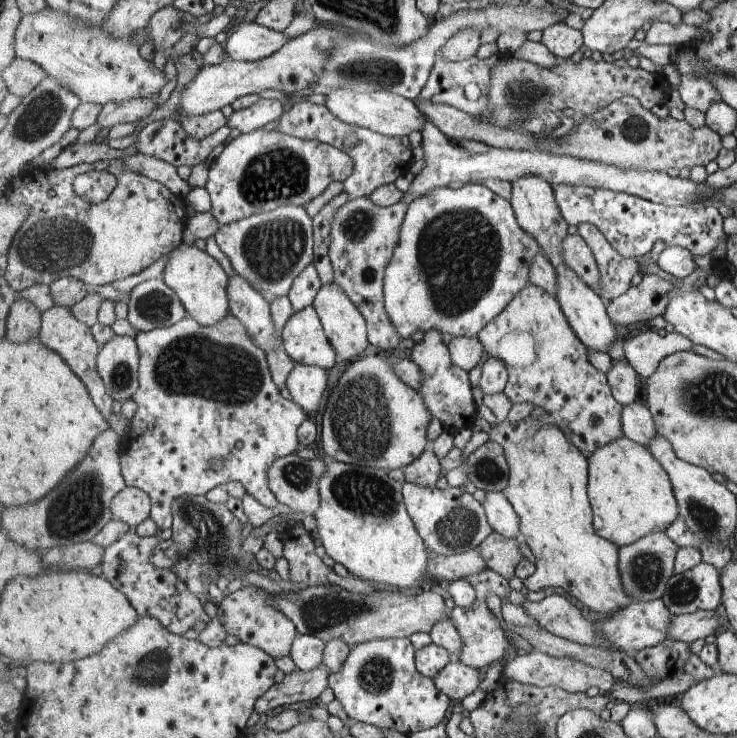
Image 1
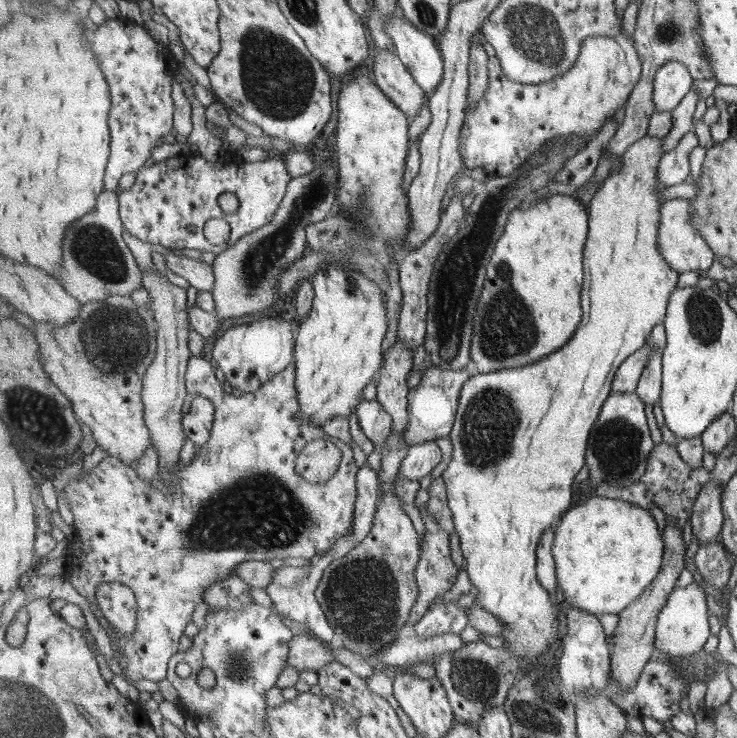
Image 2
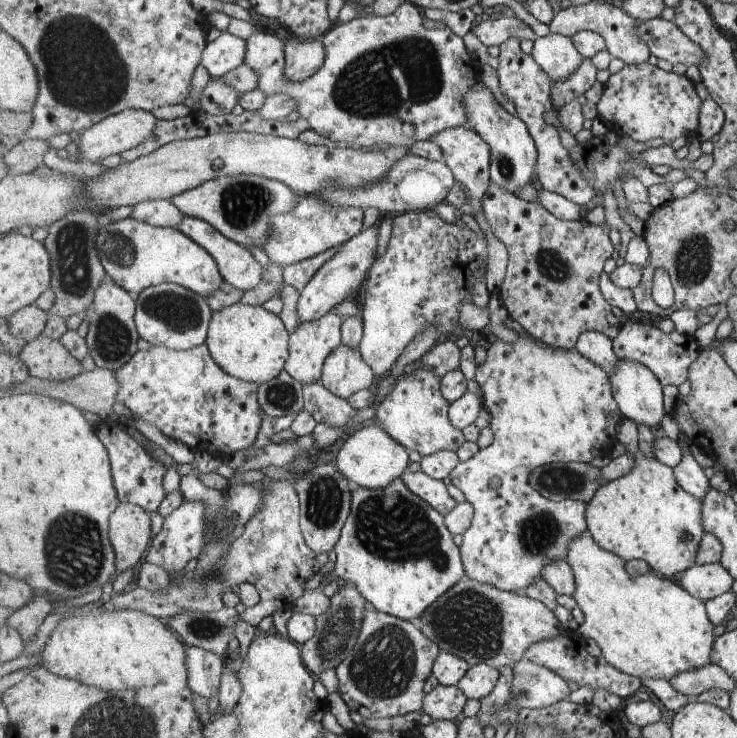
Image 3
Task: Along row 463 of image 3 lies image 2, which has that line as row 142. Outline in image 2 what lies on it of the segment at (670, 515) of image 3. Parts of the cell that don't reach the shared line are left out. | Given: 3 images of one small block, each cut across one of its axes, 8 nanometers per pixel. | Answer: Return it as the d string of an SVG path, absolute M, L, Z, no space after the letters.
M648 134L641 141L635 142L635 145L632 145L625 155L620 156L621 166L611 170L611 174L605 178L599 192L593 196L588 212L590 215L590 233L583 258L585 270L581 298L583 318L577 332L575 332L575 336L565 344L566 346L562 350L551 354L547 359L541 359L539 362L533 362L533 364L527 364L527 366L507 368L487 374L478 373L472 376L471 379L467 379L463 389L461 389L457 420L451 434L449 434L451 440L453 440L454 453L442 476L447 482L449 506L453 512L456 530L458 531L460 549L467 562L466 571L472 584L472 590L477 594L476 604L493 614L506 627L504 628L503 637L507 640L509 650L515 652L517 656L521 656L521 659L529 658L530 660L530 663L525 667L531 667L537 659L549 662L553 646L557 644L557 640L562 642L562 639L559 638L561 610L555 608L558 599L553 600L550 592L538 580L537 548L539 541L541 541L543 533L549 530L549 527L557 525L564 514L571 508L576 487L575 477L577 477L581 469L587 468L587 443L595 423L599 420L605 401L611 396L613 381L615 381L615 375L619 372L619 367L636 351L645 347L653 329L659 323L665 322L671 295L677 288L679 272L669 266L667 258L659 250L659 220L662 208L659 188L663 188L663 186L657 180L657 171L659 171L659 163L661 163L665 154L662 152L662 140L664 138L654 138Z

